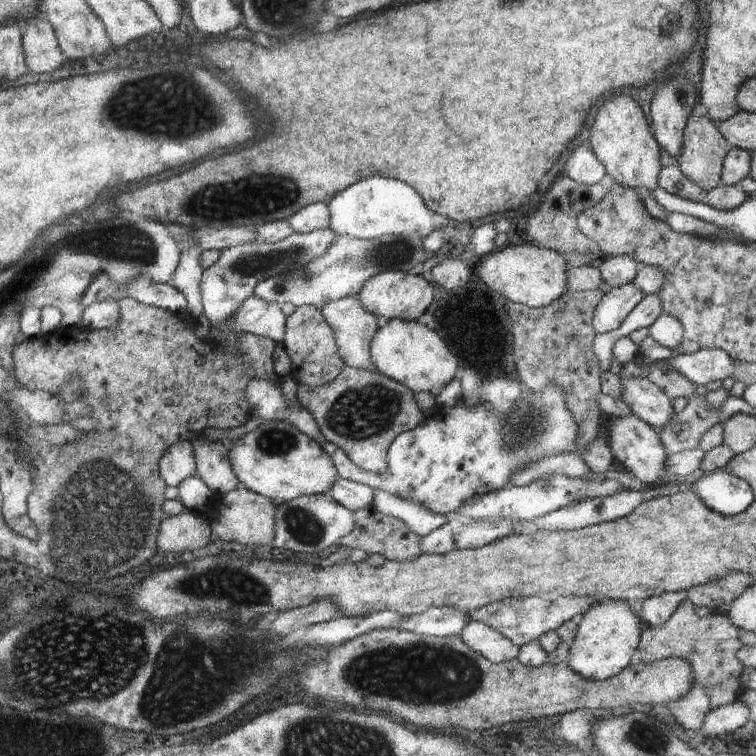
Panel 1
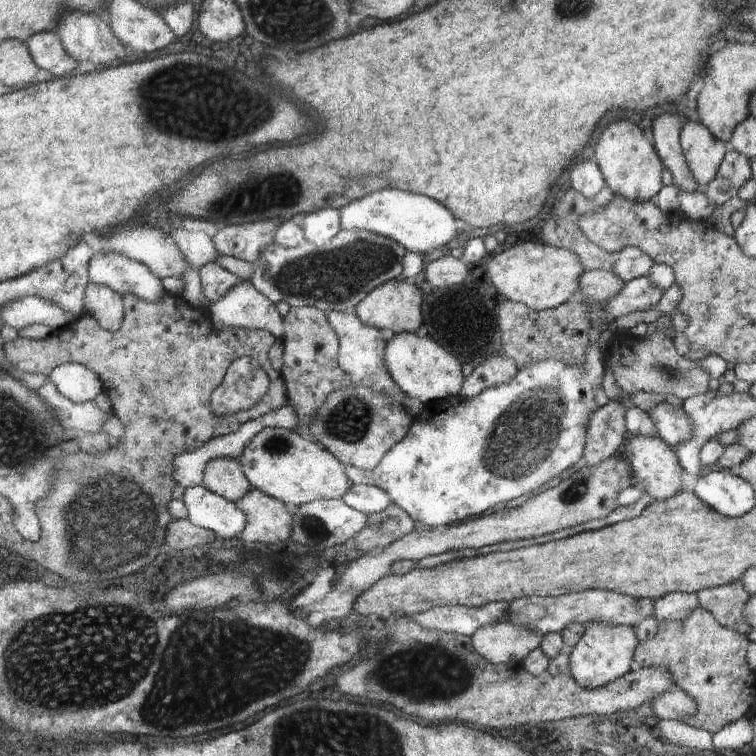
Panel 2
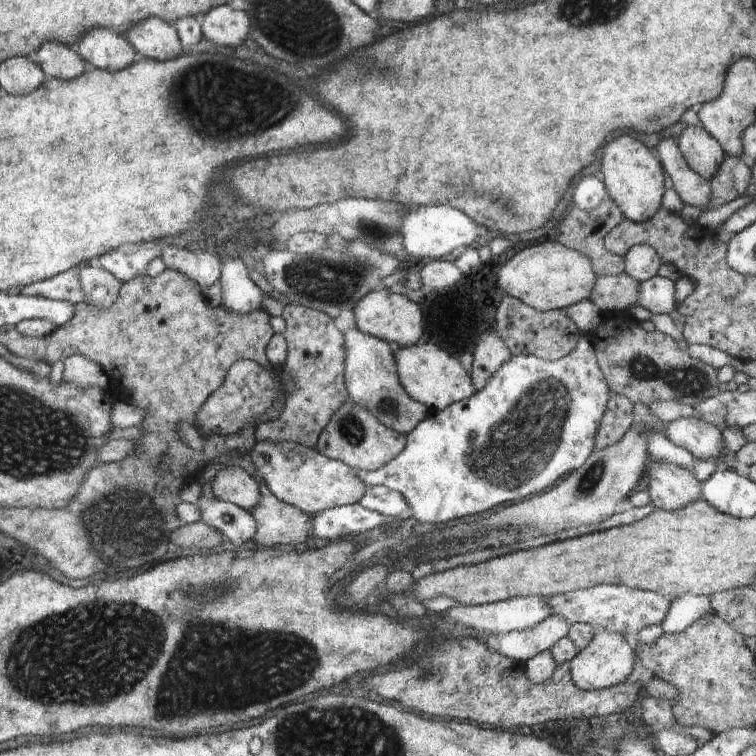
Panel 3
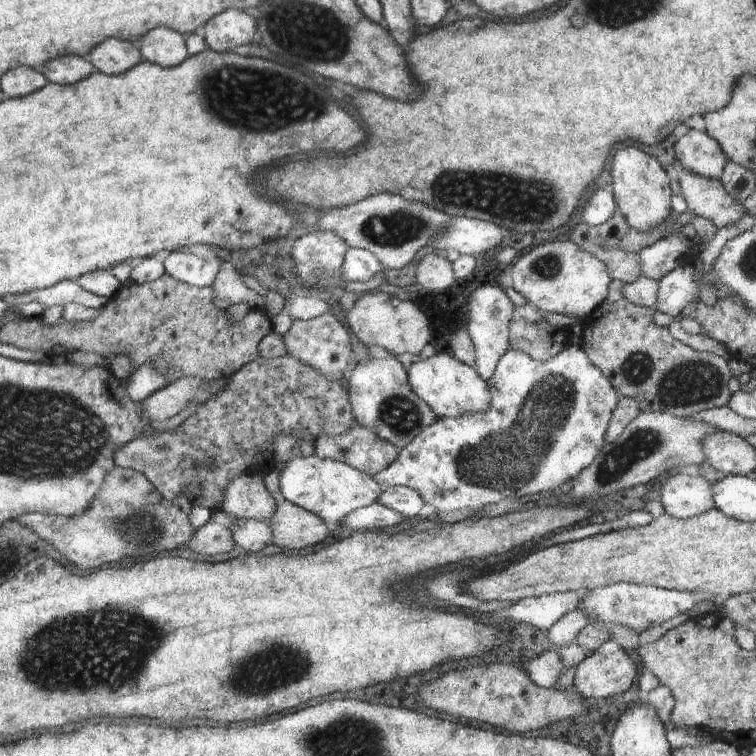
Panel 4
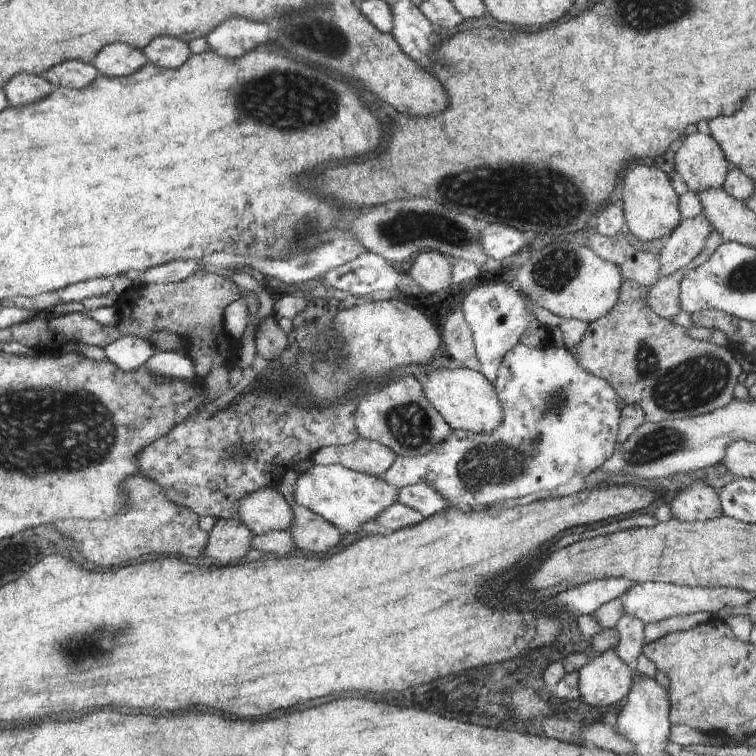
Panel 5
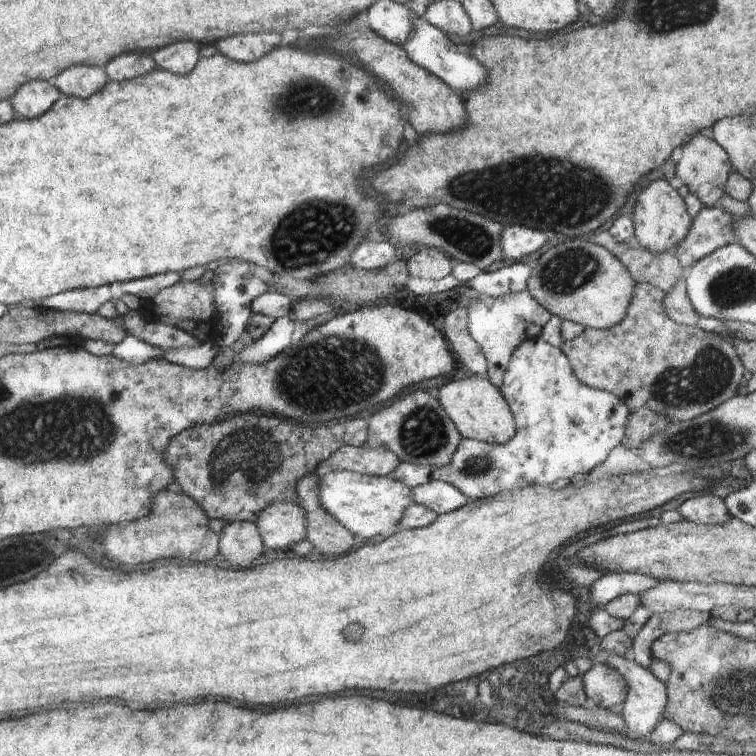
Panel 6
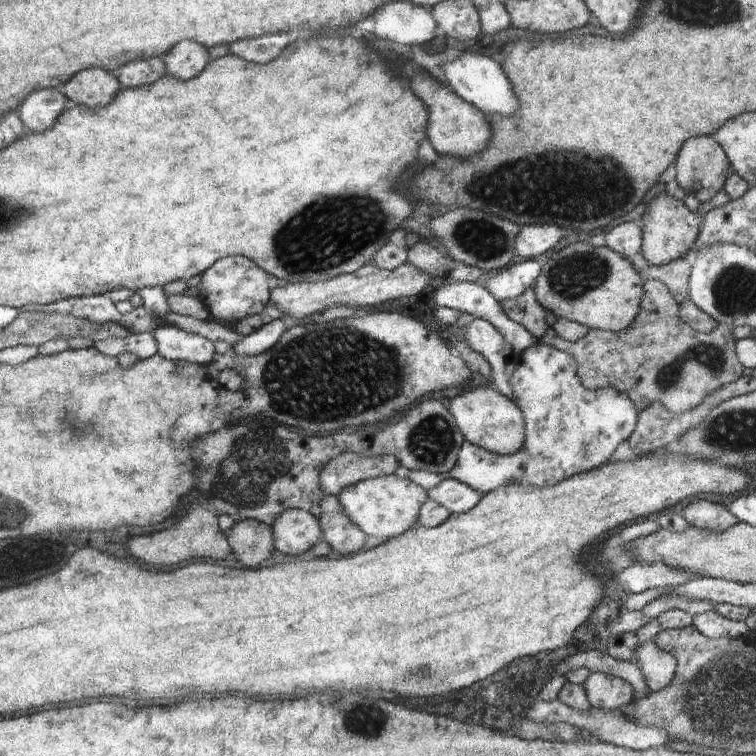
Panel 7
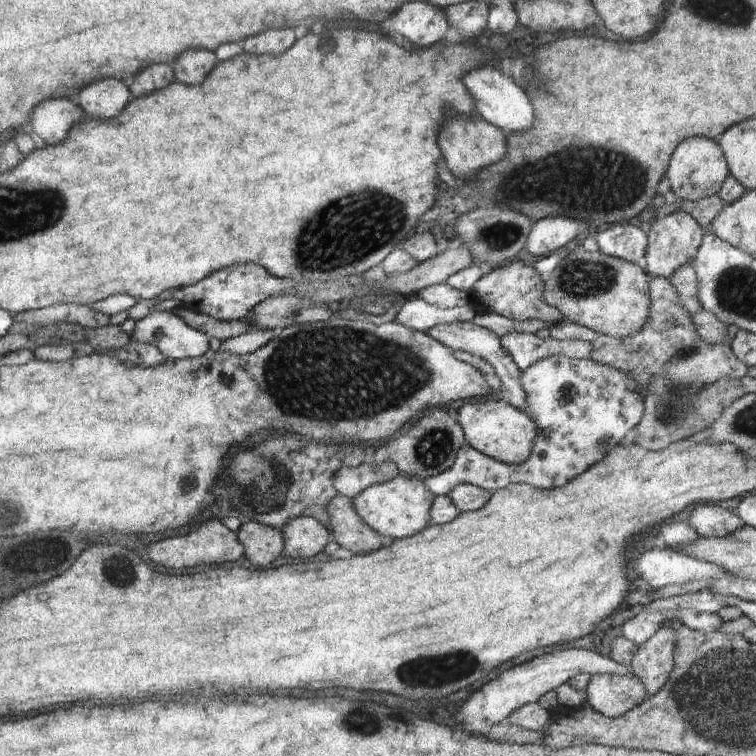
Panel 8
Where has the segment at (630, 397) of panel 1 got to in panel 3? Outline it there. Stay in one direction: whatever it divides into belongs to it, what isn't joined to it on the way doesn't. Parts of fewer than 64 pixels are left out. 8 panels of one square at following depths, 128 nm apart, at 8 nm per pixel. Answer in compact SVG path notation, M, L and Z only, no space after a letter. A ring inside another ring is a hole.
M680 418L666 424L666 436L670 442L686 448L698 460L714 462L718 471L730 470L734 454L720 456L726 442L722 429L699 418Z

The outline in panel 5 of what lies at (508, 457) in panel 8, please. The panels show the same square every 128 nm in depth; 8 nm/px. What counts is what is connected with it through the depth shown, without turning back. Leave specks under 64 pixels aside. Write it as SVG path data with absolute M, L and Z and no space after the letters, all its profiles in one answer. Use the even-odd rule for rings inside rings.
M455 364L452 370L442 368L430 372L422 384L428 402L442 414L450 428L476 434L492 434L502 424L504 414L495 386L482 373Z

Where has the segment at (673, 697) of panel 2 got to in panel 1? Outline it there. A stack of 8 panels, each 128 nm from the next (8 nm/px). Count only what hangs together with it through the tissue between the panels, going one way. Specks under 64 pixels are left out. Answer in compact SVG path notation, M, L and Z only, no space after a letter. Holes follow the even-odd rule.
M693 686L680 700L666 704L675 718L674 726L680 725L687 730L700 730L710 711L710 700L702 688Z

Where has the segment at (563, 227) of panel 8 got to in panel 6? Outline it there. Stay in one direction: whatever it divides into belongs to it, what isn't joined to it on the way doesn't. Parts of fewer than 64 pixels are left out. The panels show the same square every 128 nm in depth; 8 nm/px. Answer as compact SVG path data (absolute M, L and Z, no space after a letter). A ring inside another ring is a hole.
M520 225L505 226L500 234L500 246L504 259L514 262L536 252L546 243L546 236L540 229Z

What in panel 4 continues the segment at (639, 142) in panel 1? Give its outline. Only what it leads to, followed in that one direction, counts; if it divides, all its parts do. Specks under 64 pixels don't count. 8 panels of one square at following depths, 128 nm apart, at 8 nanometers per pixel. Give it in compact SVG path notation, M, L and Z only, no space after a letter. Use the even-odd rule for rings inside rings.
M635 147L620 148L616 150L610 168L612 183L609 189L630 228L644 234L669 218L672 210L670 200L673 195L669 184L671 173L662 169L656 158Z

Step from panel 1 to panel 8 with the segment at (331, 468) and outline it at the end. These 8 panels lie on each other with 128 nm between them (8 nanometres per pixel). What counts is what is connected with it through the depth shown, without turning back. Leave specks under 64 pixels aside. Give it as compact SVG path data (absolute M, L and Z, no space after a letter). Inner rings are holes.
M398 476L382 484L374 484L352 499L356 514L380 536L406 538L420 532L430 518L430 508L435 495L426 488L420 478Z

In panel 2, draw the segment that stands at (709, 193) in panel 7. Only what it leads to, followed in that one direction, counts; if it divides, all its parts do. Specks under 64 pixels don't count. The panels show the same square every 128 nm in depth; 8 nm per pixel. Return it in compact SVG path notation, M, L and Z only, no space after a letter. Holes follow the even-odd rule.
M689 120L681 128L680 144L698 185L704 187L712 182L729 147L714 138L704 124Z

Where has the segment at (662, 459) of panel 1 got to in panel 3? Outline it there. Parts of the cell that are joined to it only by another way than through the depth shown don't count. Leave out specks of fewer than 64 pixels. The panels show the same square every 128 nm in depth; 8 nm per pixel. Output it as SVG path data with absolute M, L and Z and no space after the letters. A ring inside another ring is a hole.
M648 462L644 478L648 481L648 492L655 508L674 510L684 508L696 500L702 500L700 480L691 471L664 462Z

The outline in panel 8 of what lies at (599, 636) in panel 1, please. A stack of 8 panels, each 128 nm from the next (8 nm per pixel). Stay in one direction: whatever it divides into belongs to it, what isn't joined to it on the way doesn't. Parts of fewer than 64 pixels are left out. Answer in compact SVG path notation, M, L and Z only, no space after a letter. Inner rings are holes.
M631 671L625 673L599 674L590 677L588 686L585 688L586 700L600 714L607 717L616 718L632 710L634 706L644 702L648 696L644 684L640 682L638 676Z

